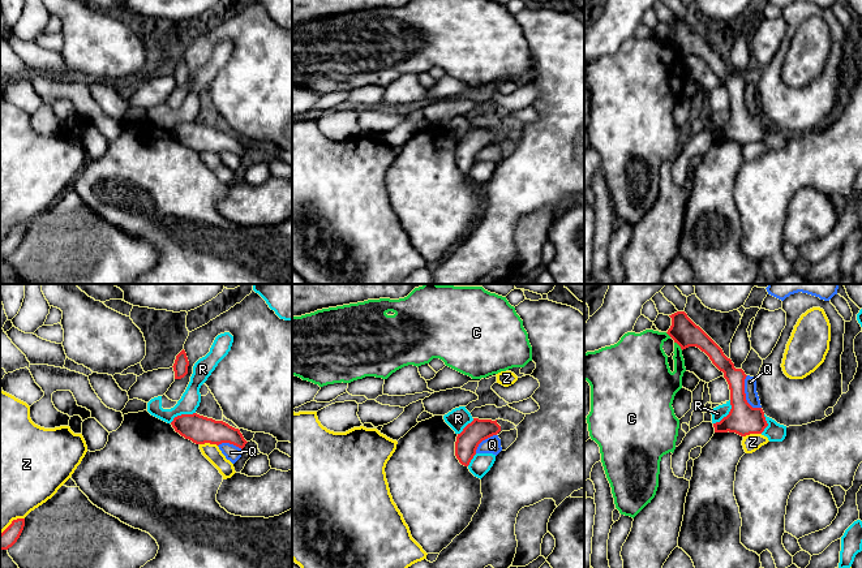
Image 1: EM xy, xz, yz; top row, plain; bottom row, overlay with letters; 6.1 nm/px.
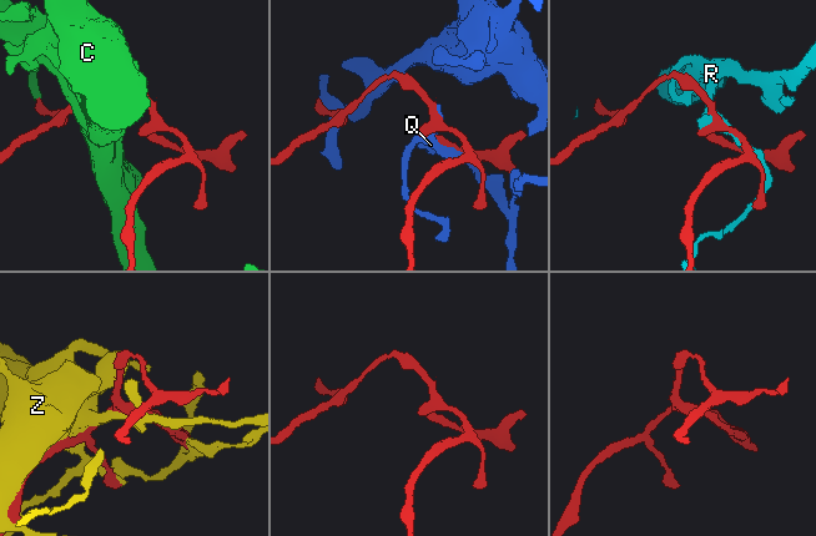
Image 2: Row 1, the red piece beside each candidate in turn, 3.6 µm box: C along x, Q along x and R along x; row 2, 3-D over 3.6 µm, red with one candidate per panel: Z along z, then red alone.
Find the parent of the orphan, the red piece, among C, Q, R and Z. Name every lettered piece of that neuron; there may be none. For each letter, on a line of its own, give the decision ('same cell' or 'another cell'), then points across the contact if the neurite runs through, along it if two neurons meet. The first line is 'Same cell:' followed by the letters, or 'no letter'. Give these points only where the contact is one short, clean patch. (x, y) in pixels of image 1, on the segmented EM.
Same cell: no letter
C: another cell
Q: another cell
R: another cell
Z: another cell

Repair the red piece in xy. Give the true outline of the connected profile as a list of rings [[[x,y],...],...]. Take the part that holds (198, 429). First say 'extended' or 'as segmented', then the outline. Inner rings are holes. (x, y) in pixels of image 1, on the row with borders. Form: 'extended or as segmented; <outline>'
as segmented; [[[197,413],[177,416],[171,425],[176,433],[196,444],[230,443],[243,449],[248,443],[239,429]]]

